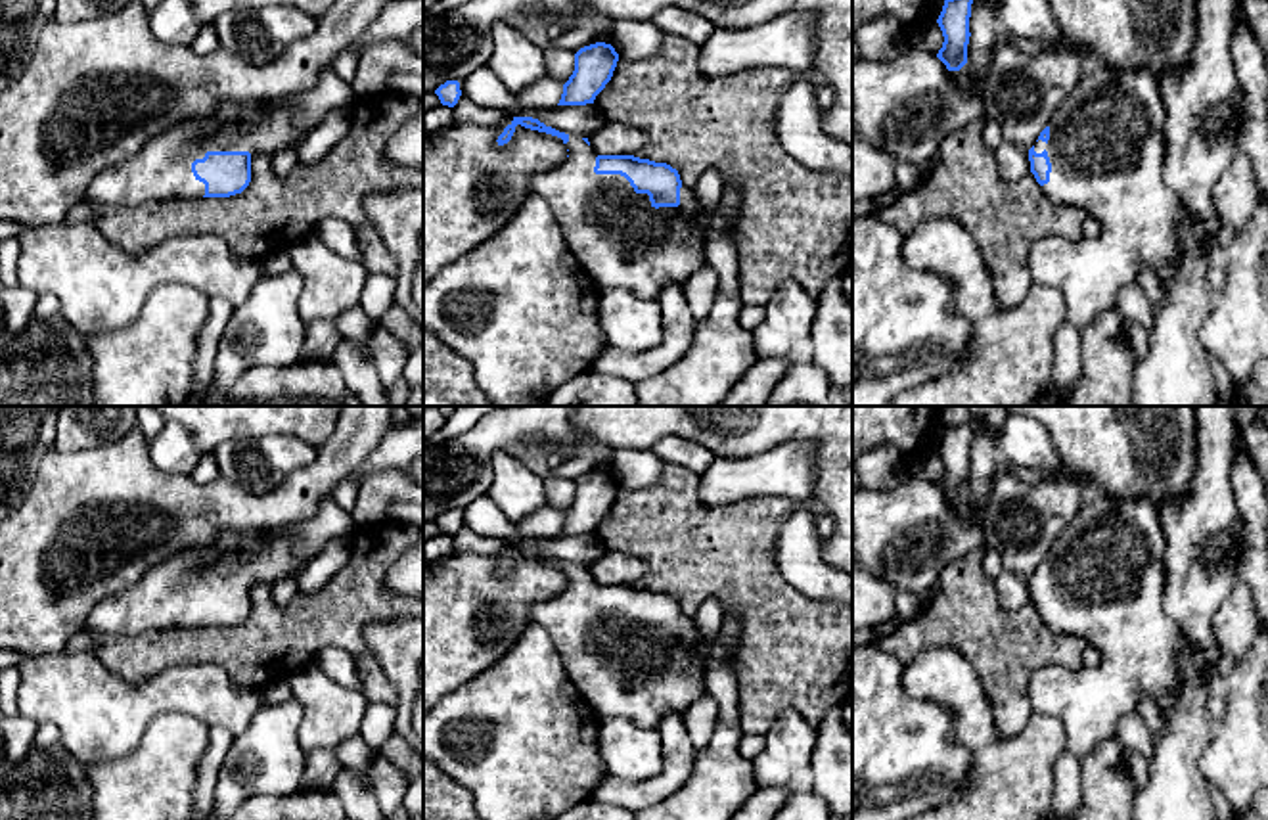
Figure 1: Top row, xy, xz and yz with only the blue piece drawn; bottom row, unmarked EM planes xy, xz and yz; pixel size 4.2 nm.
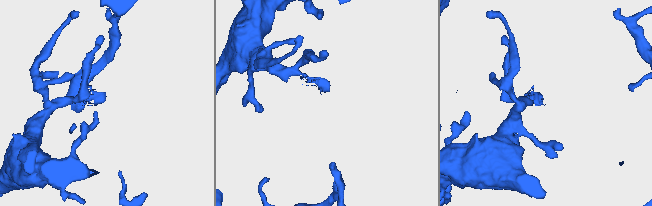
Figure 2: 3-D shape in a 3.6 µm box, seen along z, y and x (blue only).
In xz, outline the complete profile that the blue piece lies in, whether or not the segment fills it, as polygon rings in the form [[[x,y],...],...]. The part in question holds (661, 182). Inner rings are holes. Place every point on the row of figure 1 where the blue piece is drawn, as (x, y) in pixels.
[[[513,117],[498,136],[498,146],[511,140],[517,125],[557,136],[567,146],[567,159],[536,174],[532,190],[546,199],[573,257],[600,289],[617,287],[657,299],[670,282],[682,285],[707,266],[705,234],[714,213],[703,211],[676,169],[634,155],[598,155],[588,138],[559,132],[532,117]]]

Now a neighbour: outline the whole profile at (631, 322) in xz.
[[[601,289],[598,314],[609,345],[638,353],[657,347],[663,339],[663,316],[655,299],[626,289]]]

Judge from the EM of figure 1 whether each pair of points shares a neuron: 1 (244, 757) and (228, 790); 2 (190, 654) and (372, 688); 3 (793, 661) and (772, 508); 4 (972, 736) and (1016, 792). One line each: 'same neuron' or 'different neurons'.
1: same neuron
2: same neuron
3: same neuron
4: different neurons

